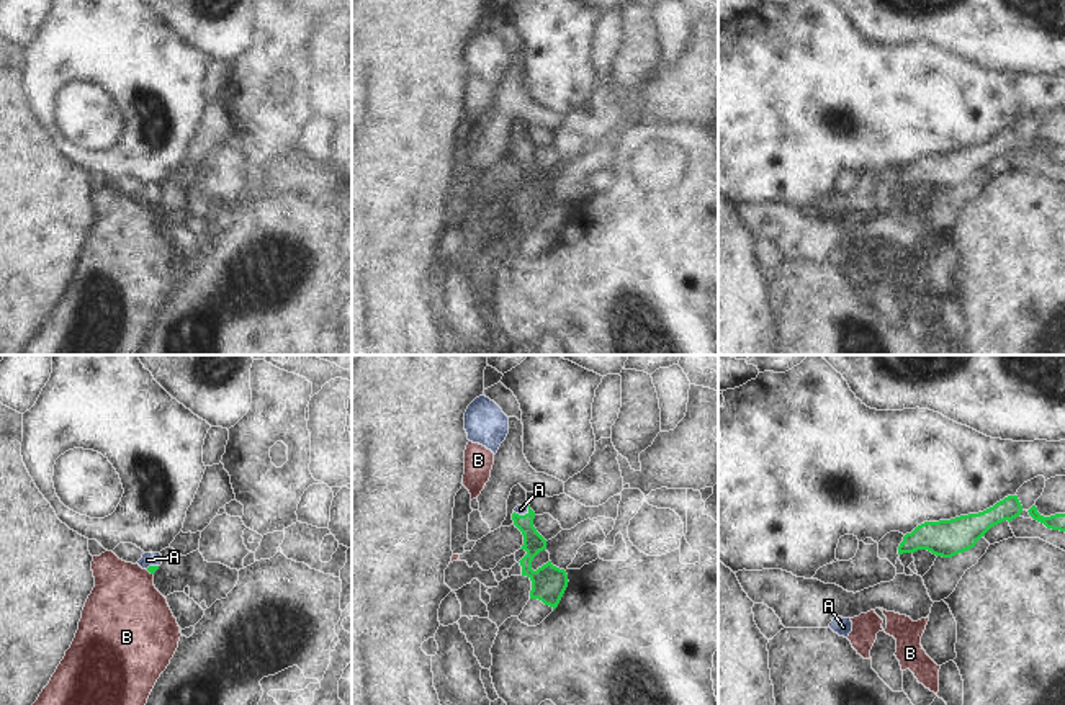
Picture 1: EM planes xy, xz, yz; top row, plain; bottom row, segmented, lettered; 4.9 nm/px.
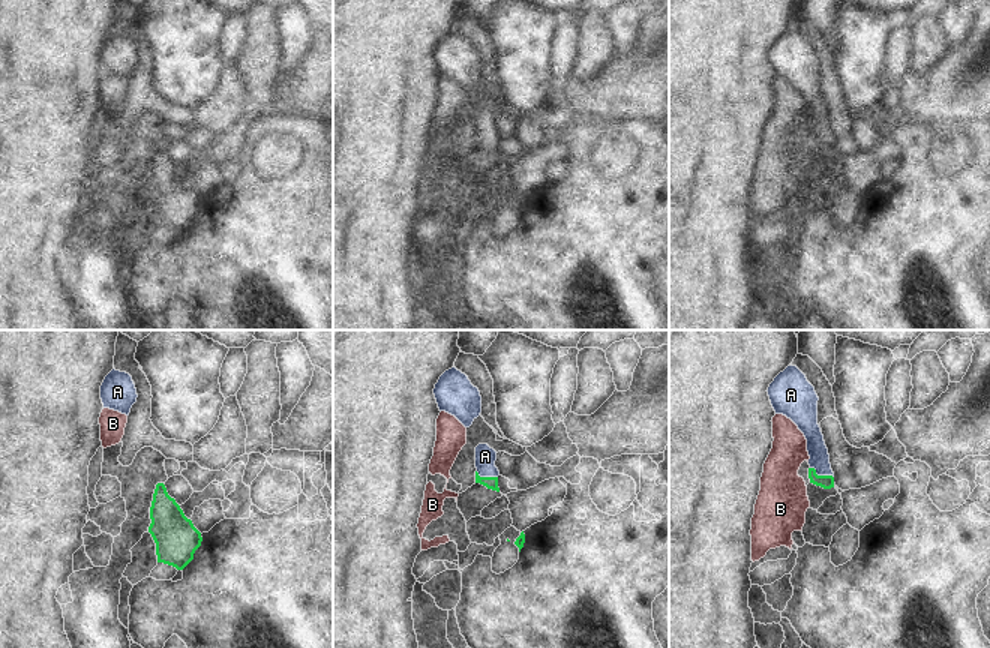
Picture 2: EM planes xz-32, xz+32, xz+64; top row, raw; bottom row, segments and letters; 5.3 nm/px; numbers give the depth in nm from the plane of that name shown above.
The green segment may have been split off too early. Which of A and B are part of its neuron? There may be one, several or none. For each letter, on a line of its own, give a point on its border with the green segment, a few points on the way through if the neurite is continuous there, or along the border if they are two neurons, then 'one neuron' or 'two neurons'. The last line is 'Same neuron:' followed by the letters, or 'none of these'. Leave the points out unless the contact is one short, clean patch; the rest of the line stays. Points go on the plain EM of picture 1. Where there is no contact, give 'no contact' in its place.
A: xz (522, 149) | across xz (534, 175), (522, 149), (521, 143) | one neuron
B: xy (149, 205) | along xy (146, 203), (152, 208) | two neurons
Same neuron: A

